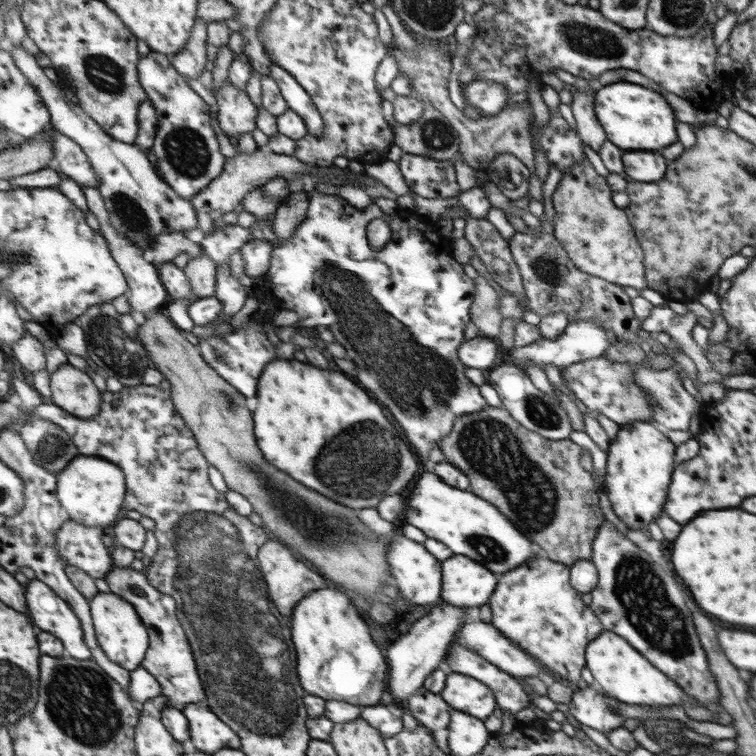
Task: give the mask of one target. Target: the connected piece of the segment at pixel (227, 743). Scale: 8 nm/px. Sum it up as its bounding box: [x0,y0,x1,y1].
[184,703,243,755]

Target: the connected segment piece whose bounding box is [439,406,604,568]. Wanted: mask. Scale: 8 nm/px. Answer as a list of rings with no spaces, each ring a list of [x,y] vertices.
[[[487,407],[478,413],[472,413],[464,415],[463,417],[456,418],[456,432],[452,430],[452,433],[444,440],[440,442],[439,448],[444,452],[446,460],[453,464],[456,468],[459,468],[469,480],[469,490],[477,495],[480,494],[480,498],[488,498],[488,502],[492,502],[494,506],[500,506],[500,510],[504,510],[504,514],[508,514],[508,518],[512,518],[512,522],[516,522],[516,526],[520,526],[520,530],[524,530],[524,534],[527,535],[534,545],[538,546],[539,550],[543,552],[543,555],[549,559],[554,559],[556,562],[566,563],[569,568],[579,560],[591,560],[594,556],[594,542],[598,536],[599,528],[604,518],[596,518],[596,504],[599,500],[592,500],[596,498],[598,494],[598,485],[592,478],[591,472],[586,472],[582,468],[580,457],[583,451],[581,446],[574,444],[573,441],[568,439],[552,440],[544,438],[543,435],[536,433],[535,431],[528,430],[527,427],[522,426],[519,422],[516,422],[515,418],[512,418],[509,410],[504,407]]]

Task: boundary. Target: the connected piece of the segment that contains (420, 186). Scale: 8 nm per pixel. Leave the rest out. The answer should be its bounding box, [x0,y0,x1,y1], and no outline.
[397,153,460,198]

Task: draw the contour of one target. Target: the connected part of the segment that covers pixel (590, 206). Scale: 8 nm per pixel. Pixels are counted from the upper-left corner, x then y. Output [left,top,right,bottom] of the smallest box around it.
[552,161,646,291]

